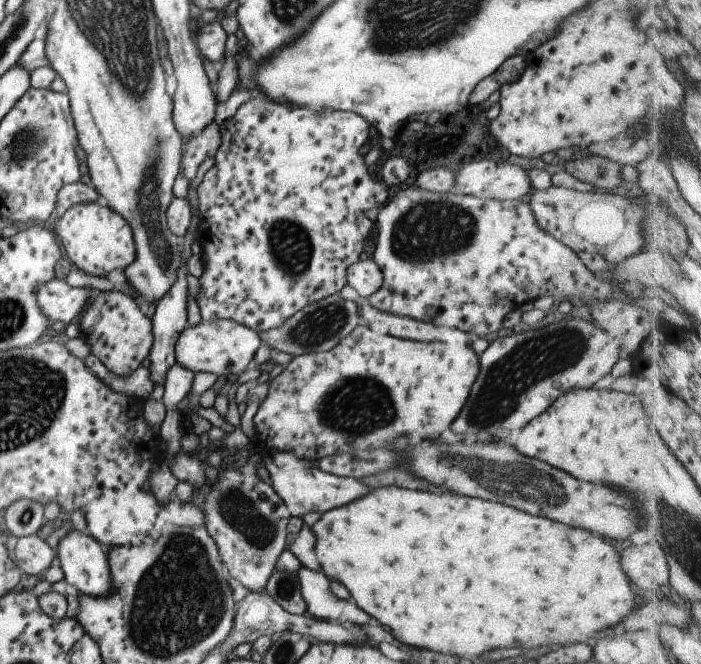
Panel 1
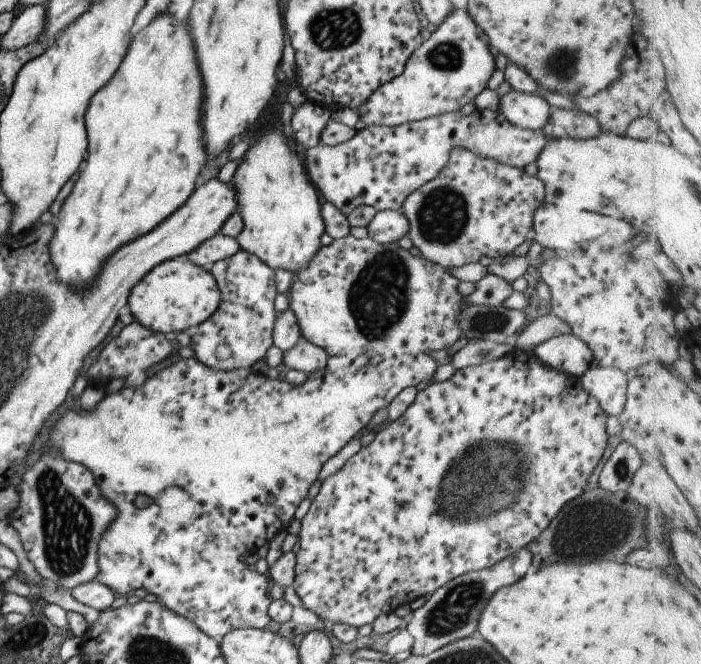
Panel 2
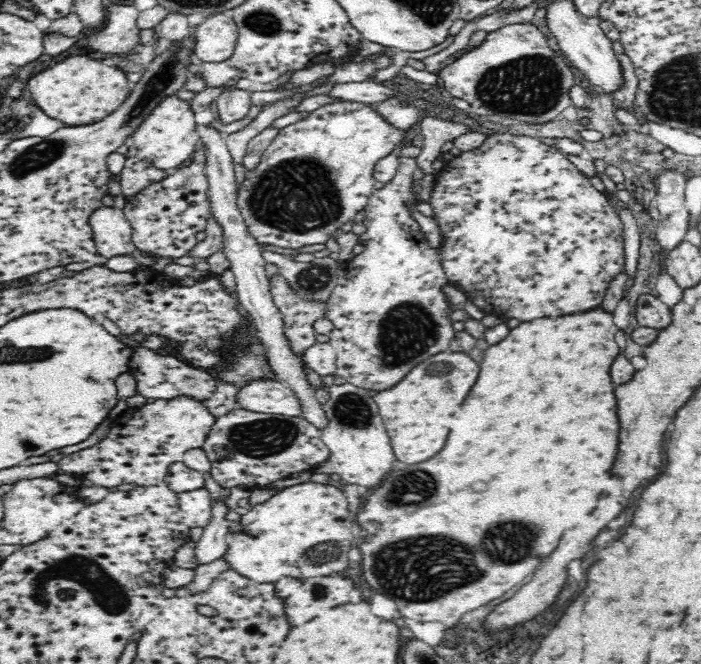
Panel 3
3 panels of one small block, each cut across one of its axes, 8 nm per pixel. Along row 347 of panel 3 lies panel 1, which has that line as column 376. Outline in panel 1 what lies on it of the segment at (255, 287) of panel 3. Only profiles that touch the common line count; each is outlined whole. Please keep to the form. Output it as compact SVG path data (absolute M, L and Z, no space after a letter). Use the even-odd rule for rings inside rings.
M360 258L350 264L346 270L346 284L349 285L360 299L366 299L380 286L382 274L372 258Z

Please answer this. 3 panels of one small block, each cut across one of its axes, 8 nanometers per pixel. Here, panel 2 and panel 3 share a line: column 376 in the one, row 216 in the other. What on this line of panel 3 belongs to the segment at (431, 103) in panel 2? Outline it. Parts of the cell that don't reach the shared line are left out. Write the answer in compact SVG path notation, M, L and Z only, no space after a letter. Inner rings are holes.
M102 205L92 212L89 224L94 233L96 252L107 260L136 252L136 245L132 242L133 230L123 209Z

